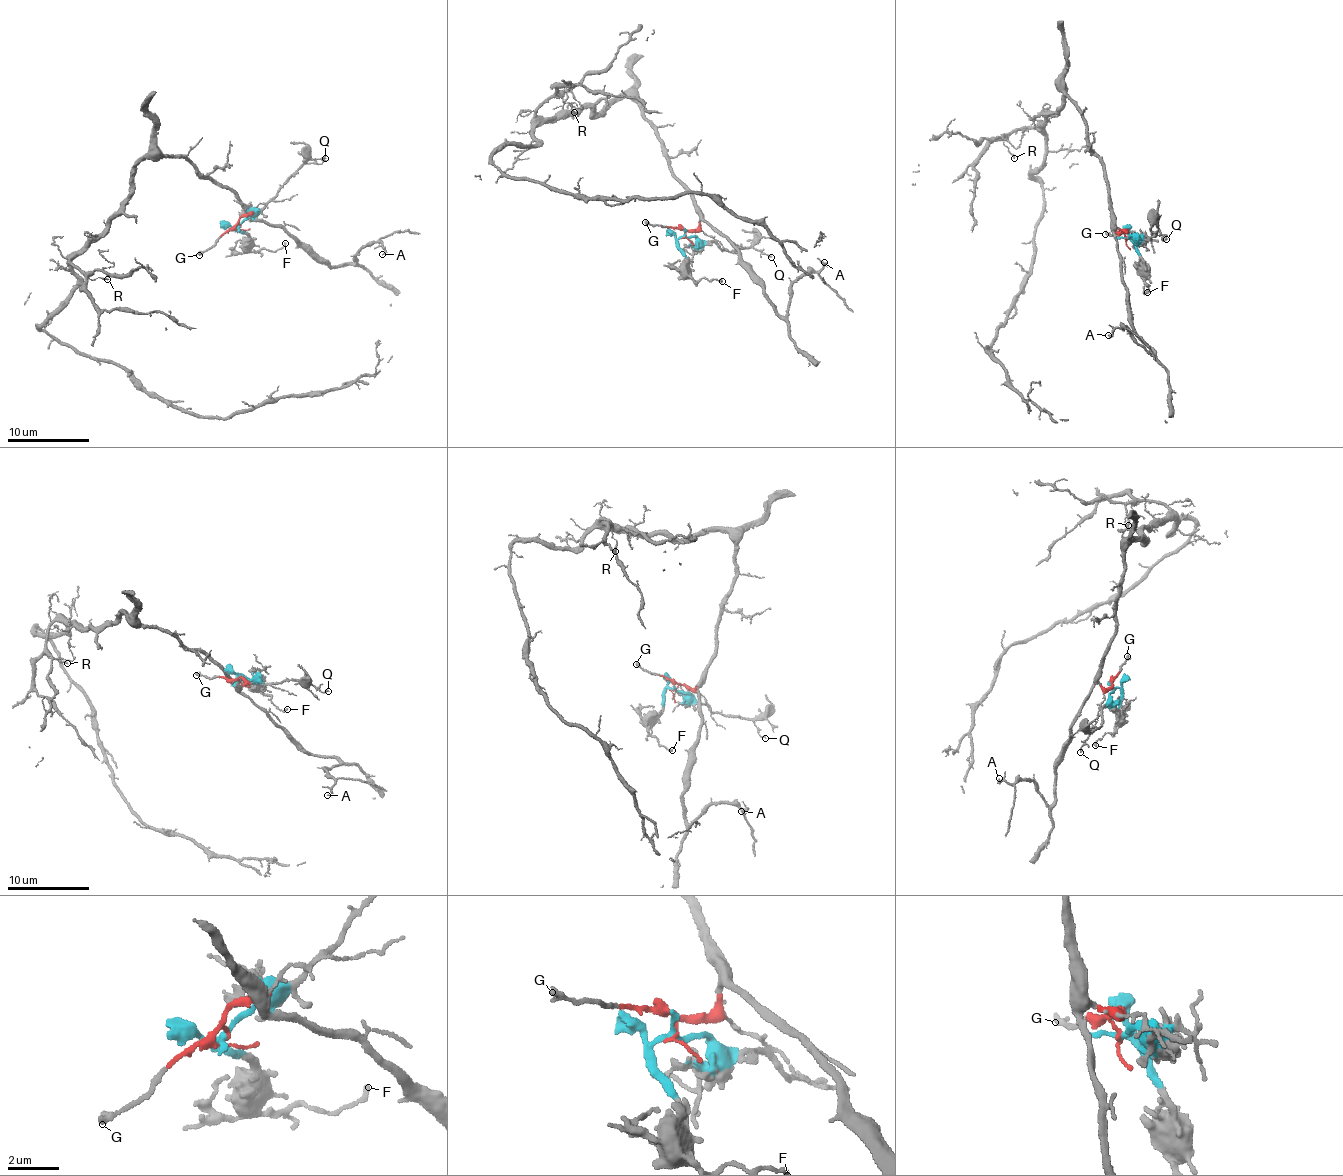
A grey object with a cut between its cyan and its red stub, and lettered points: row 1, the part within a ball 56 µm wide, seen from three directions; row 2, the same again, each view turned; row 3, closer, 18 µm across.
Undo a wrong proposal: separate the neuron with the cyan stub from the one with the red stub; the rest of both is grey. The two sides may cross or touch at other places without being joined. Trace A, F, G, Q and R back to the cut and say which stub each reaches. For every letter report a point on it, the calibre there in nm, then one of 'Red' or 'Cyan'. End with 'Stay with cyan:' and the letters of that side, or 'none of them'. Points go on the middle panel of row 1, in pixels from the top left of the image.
A: Place: (824, 262). Thickness 160 nm. Red
F: Place: (722, 281). Thickness 170 nm. Cyan
G: Place: (645, 222). Thickness 220 nm. Red
Q: Place: (771, 257). Thickness 120 nm. Cyan
R: Place: (574, 112). Thickness 140 nm. Red
Stay with cyan: F, Q

